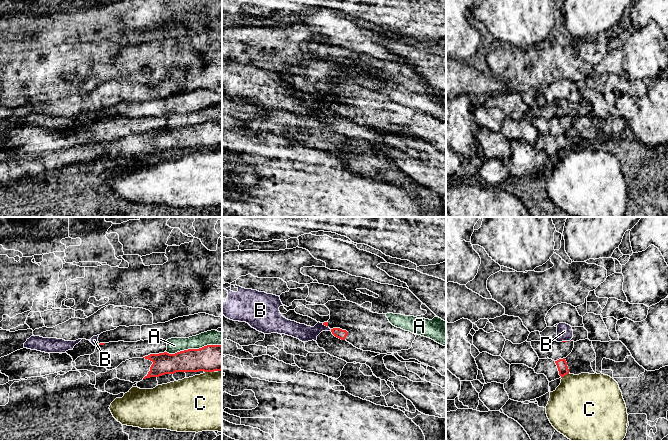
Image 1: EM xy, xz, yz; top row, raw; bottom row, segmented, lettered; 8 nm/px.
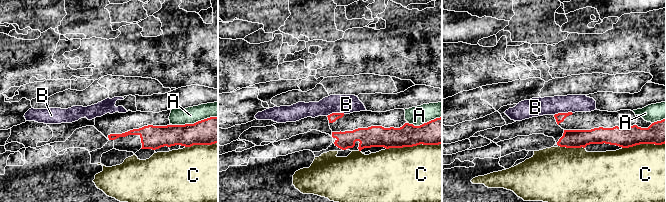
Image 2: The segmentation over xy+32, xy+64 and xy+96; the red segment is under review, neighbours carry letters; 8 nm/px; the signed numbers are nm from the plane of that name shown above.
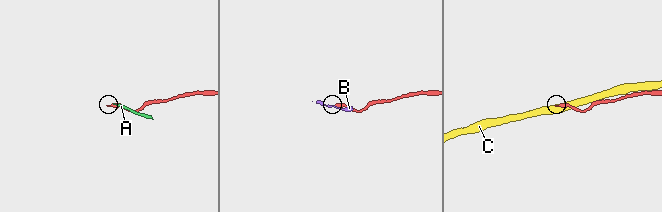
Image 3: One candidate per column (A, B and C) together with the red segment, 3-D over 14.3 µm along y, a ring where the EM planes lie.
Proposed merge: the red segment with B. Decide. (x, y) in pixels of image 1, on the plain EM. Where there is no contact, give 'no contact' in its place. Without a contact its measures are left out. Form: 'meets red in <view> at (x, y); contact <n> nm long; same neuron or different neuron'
meets red in xz at (325, 101); contact 60 nm long; different neuron

